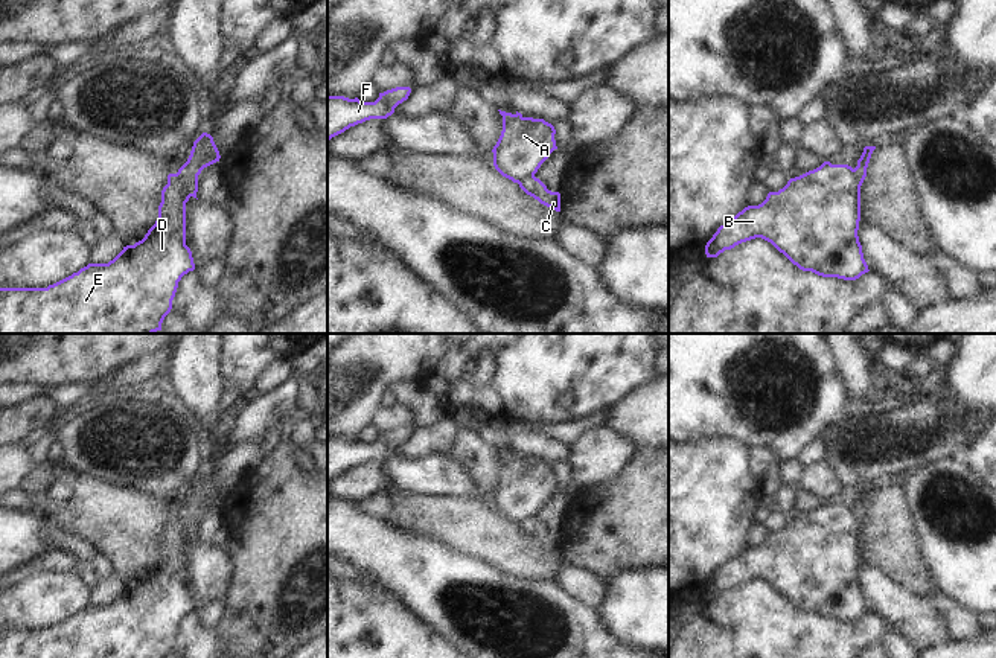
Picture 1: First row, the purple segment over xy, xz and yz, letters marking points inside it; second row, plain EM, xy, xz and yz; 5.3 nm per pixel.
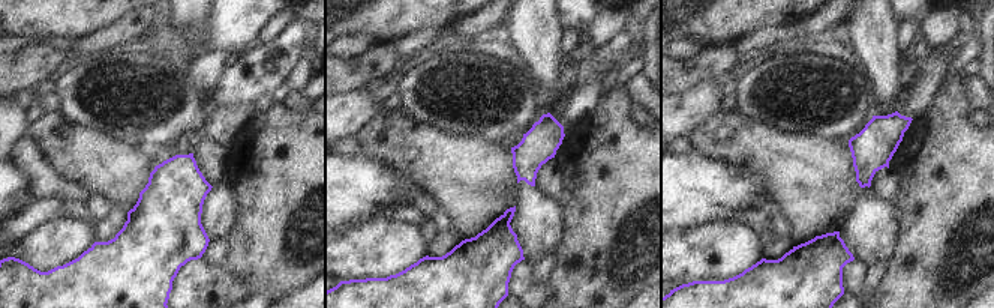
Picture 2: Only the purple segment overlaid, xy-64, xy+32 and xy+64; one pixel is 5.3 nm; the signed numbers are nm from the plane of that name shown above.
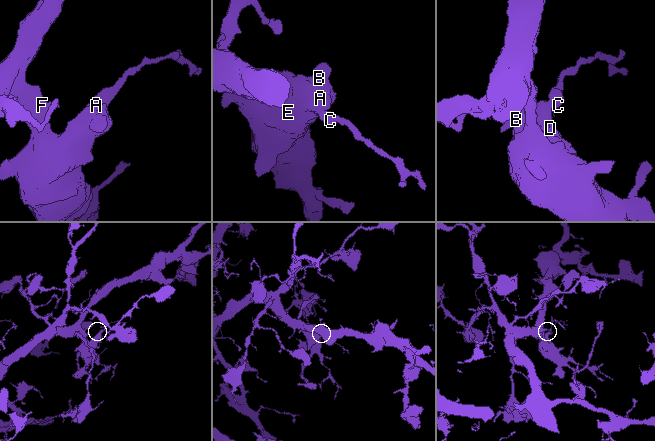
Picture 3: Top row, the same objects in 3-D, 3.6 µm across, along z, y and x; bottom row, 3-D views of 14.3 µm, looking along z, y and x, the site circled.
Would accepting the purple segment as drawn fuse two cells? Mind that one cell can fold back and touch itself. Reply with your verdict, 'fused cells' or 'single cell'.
fused cells

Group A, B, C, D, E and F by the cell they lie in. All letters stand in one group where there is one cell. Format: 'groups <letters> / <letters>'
groups A B D E F / C

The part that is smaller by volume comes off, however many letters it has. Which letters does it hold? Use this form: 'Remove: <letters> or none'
Remove: C

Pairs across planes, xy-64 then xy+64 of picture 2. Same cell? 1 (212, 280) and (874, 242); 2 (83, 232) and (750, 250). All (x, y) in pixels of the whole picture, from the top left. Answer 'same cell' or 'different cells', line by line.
1: different cells
2: same cell

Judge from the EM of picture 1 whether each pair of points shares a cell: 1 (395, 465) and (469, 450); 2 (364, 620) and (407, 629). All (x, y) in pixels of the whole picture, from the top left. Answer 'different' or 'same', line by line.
1: different
2: same

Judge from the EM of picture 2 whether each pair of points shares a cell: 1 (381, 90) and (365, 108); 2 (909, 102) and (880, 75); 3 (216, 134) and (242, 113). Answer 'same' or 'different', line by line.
1: different
2: different
3: same

